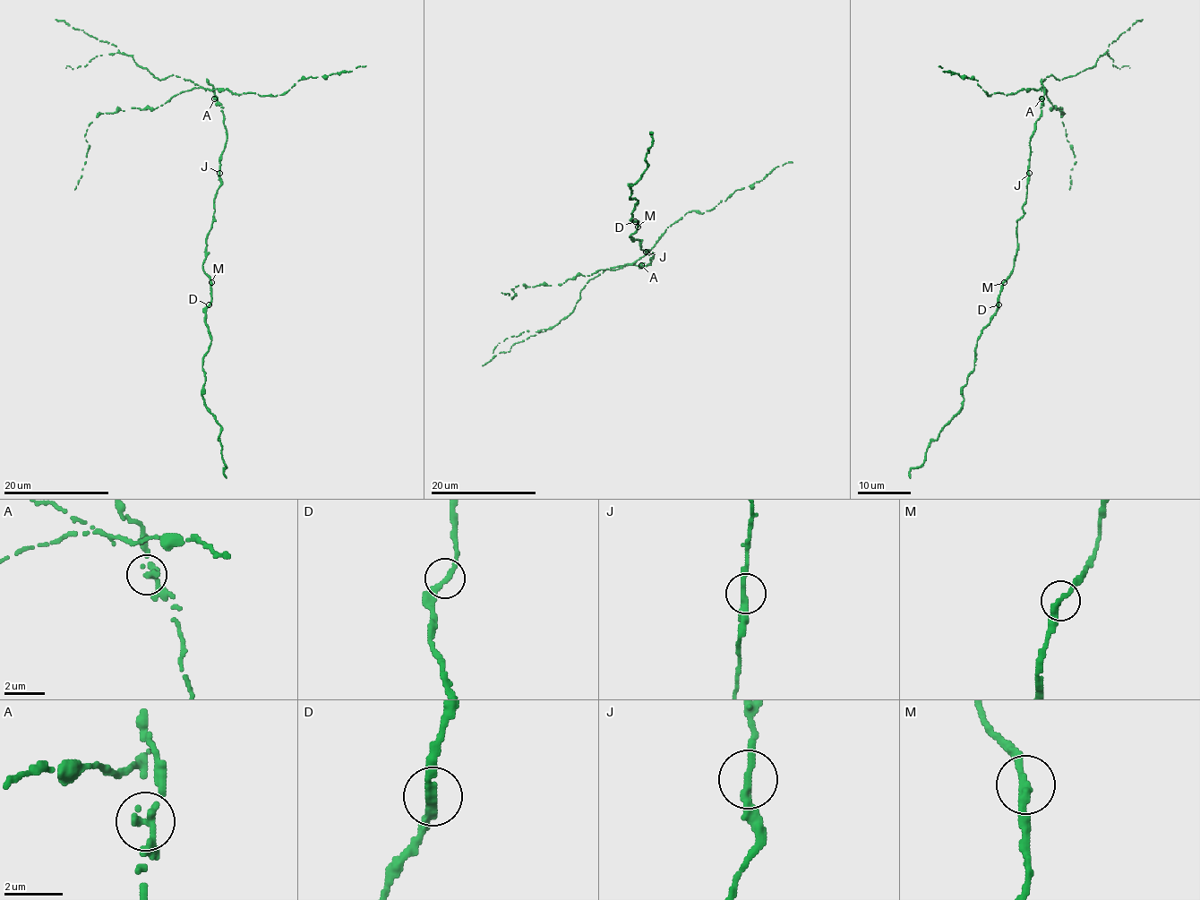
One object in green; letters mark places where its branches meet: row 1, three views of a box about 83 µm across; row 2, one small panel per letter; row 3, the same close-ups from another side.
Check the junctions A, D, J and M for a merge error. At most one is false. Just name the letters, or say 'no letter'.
A

